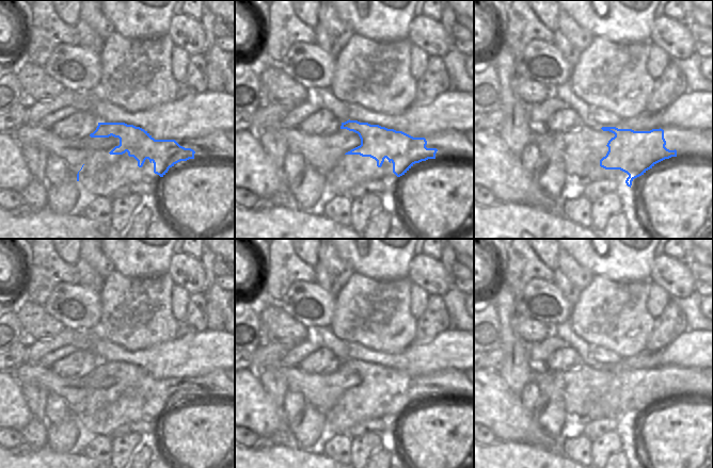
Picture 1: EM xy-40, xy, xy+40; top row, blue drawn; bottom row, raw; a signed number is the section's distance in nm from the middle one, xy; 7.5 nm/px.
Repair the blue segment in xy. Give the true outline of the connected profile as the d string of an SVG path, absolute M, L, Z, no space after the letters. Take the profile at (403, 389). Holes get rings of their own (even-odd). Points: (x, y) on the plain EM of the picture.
M347 359L340 368L347 368L359 373L361 384L345 393L370 396L381 406L384 398L393 402L393 411L400 416L415 402L435 398L437 387L427 387L425 376L413 376L402 370L387 368L379 364Z

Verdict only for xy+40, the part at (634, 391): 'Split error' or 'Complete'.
Complete.

